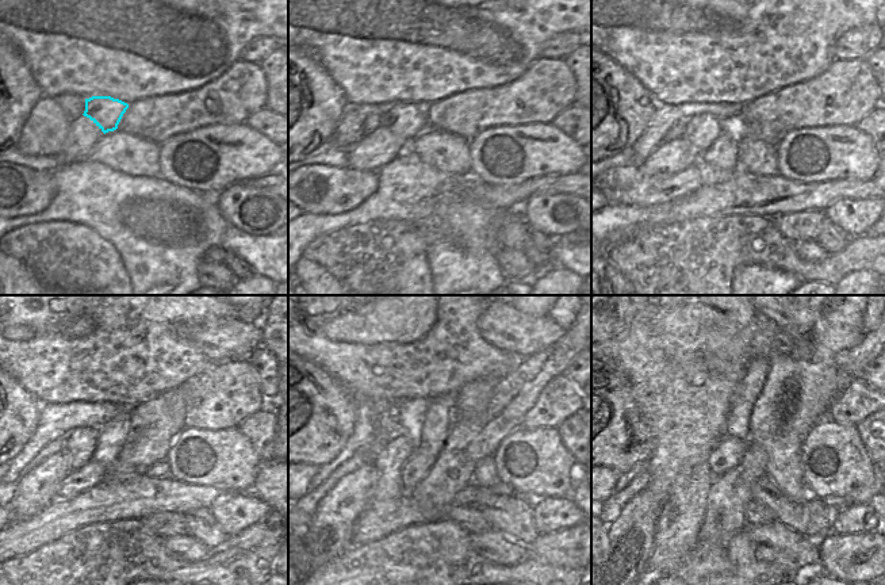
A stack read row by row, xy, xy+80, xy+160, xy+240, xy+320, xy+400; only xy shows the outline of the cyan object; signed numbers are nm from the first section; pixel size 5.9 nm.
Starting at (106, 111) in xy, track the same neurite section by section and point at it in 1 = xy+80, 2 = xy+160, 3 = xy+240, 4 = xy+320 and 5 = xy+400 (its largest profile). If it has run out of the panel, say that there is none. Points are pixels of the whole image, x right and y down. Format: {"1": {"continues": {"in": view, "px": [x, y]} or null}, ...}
{"1": {"continues": {"in": "xy+80", "px": [406, 121]}}, "2": {"continues": {"in": "xy+160", "px": [701, 132]}}, "3": {"continues": {"in": "xy+240", "px": [81, 443]}}, "4": {"continues": {"in": "xy+320", "px": [389, 462]}}, "5": {"continues": {"in": "xy+400", "px": [679, 520]}}}

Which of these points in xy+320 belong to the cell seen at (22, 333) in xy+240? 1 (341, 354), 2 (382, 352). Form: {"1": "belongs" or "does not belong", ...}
{"1": "does not belong", "2": "does not belong"}

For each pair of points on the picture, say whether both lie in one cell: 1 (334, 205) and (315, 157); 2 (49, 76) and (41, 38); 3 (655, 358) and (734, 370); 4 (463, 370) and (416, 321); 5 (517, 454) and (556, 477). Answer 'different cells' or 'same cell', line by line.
1: different cells
2: same cell
3: same cell
4: different cells
5: same cell

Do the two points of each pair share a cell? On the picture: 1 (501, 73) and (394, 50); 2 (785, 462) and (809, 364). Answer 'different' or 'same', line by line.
1: same
2: same

